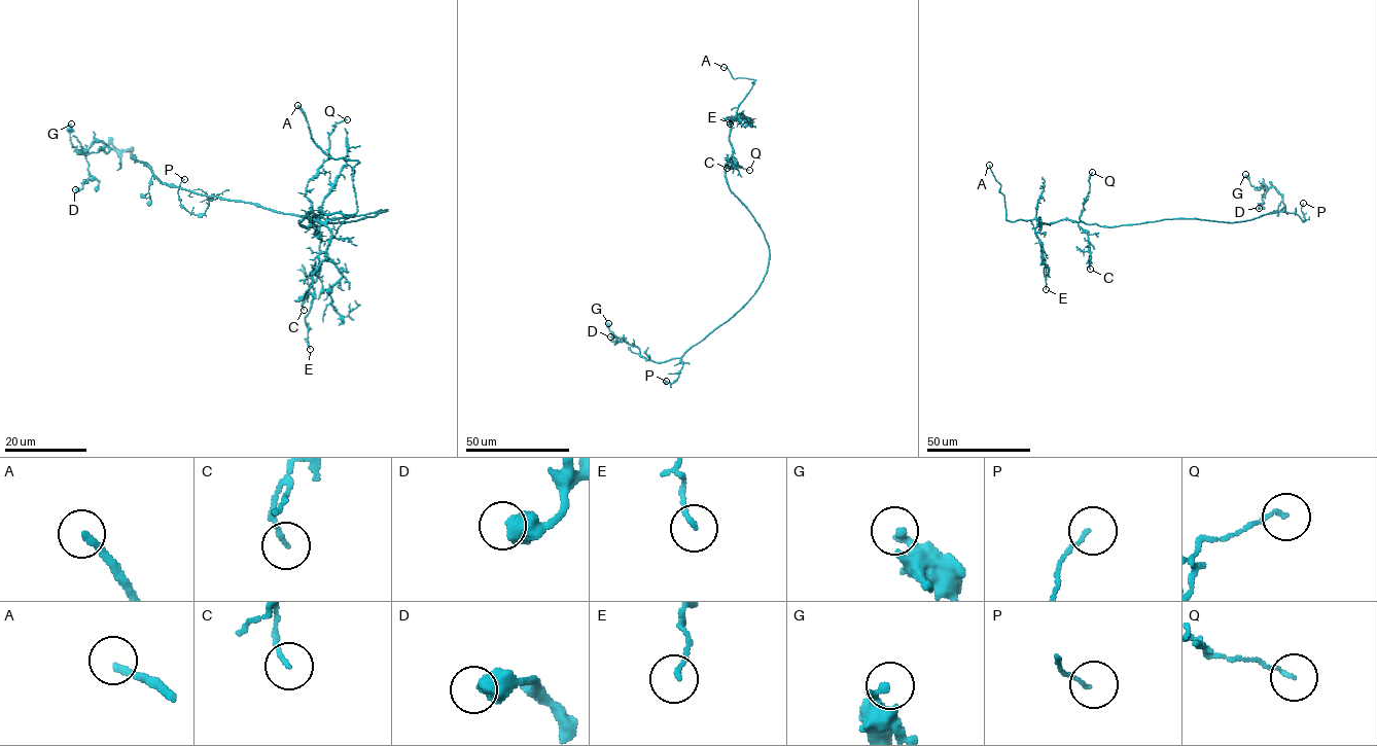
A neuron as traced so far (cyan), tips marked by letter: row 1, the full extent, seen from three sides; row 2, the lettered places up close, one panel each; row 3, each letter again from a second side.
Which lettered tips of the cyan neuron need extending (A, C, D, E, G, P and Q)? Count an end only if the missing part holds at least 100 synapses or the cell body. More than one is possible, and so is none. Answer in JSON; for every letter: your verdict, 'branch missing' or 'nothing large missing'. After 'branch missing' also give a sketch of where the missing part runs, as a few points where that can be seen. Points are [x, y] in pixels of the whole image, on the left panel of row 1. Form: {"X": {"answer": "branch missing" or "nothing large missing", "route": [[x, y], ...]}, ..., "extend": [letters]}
{"A": {"answer": "branch missing"}, "C": {"answer": "nothing large missing"}, "D": {"answer": "nothing large missing"}, "E": {"answer": "nothing large missing"}, "G": {"answer": "nothing large missing"}, "P": {"answer": "nothing large missing"}, "Q": {"answer": "nothing large missing"}, "extend": ["A"]}

